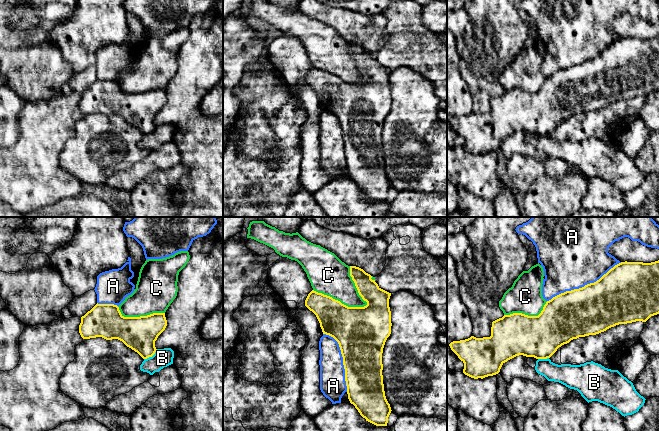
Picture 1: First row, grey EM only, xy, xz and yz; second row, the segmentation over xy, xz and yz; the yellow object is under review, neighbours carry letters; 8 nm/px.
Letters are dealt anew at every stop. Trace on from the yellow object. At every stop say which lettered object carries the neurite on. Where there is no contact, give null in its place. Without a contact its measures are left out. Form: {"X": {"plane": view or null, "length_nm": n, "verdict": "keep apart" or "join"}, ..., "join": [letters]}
{"A": {"plane": "yz", "length_nm": 700, "verdict": "keep apart"}, "B": {"plane": "xy", "length_nm": 140, "verdict": "keep apart"}, "C": {"plane": "xz", "length_nm": 460, "verdict": "keep apart"}, "join": []}

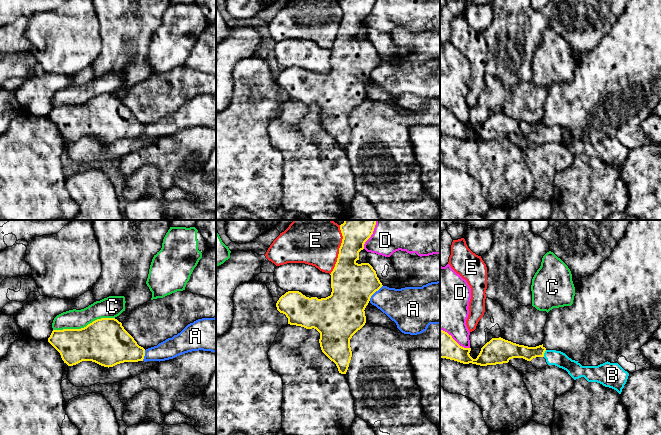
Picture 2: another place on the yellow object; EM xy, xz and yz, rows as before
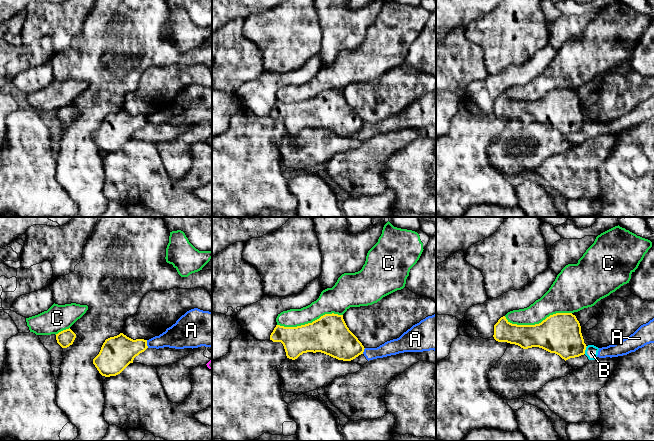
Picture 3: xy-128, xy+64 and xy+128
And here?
{"A": {"plane": "xz", "length_nm": 170, "verdict": "keep apart"}, "B": {"plane": "yz", "length_nm": 60, "verdict": "keep apart"}, "C": {"plane": "xy", "length_nm": 500, "verdict": "keep apart"}, "D": {"plane": "xz", "length_nm": 220, "verdict": "keep apart"}, "E": {"plane": "xz", "length_nm": 400, "verdict": "keep apart"}, "join": []}

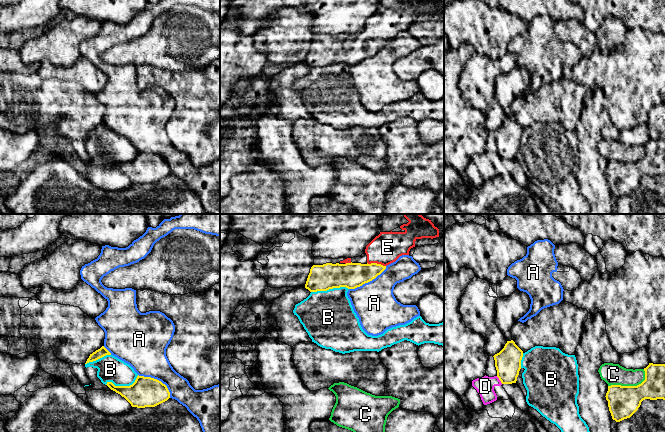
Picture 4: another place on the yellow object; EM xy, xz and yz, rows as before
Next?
{"A": {"plane": "xy", "length_nm": 320, "verdict": "keep apart"}, "B": {"plane": "xz", "length_nm": 300, "verdict": "keep apart"}, "C": {"plane": "yz", "length_nm": 320, "verdict": "keep apart"}, "D": {"plane": "yz", "length_nm": 80, "verdict": "keep apart"}, "E": {"plane": "xz", "length_nm": 160, "verdict": "join"}, "join": ["E"]}

